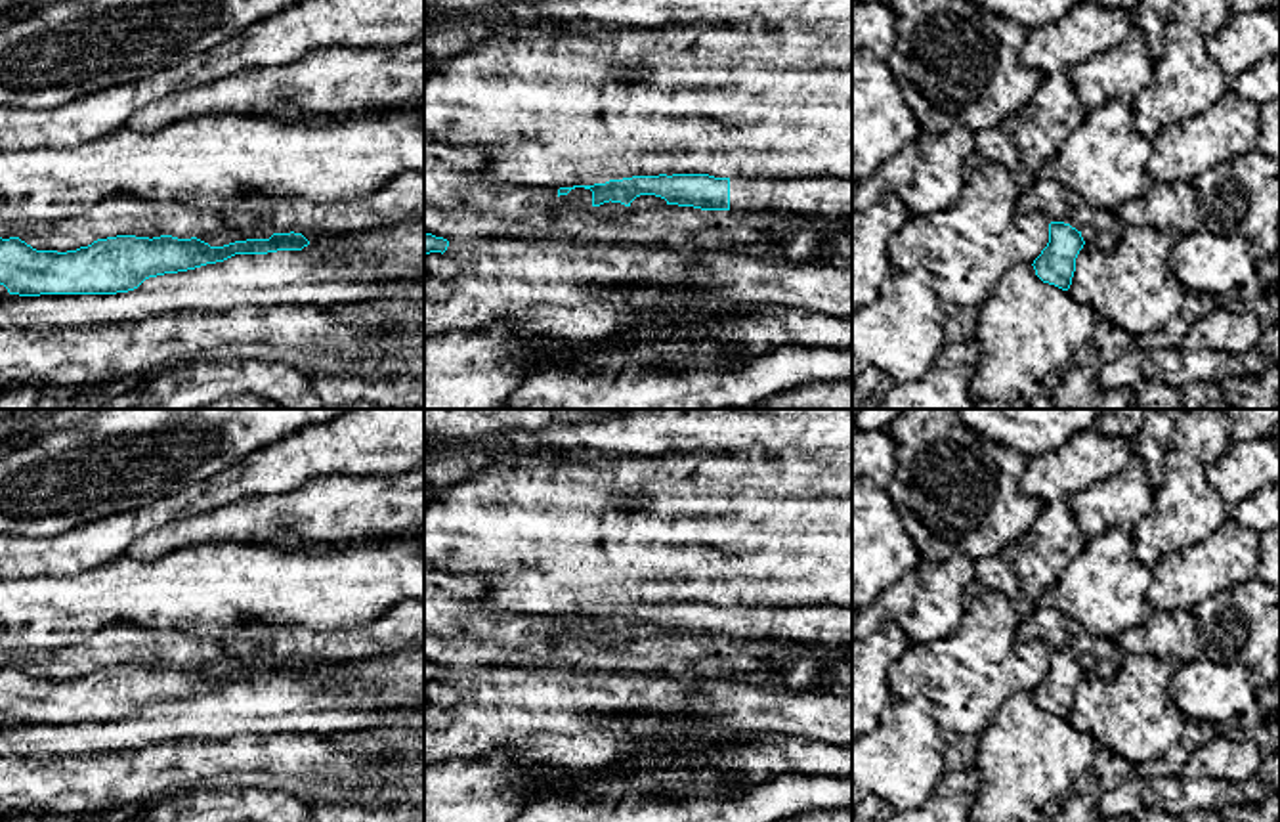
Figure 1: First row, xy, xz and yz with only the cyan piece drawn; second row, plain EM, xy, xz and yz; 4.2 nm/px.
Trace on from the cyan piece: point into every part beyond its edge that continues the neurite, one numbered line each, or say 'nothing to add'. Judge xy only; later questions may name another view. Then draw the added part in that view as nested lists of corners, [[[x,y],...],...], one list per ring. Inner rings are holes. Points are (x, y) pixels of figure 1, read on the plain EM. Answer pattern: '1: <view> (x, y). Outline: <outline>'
1: xy (394, 679). Outline: [[[424,646],[369,660],[306,660],[302,663],[309,669],[302,681],[317,690],[361,692],[382,705],[424,698]]]

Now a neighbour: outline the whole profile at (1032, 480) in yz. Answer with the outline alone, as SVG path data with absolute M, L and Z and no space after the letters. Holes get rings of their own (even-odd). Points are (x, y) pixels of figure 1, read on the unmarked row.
M1093 428L1053 451L1030 457L1018 486L1024 493L1049 503L1120 474L1133 455L1135 445L1127 440Z

